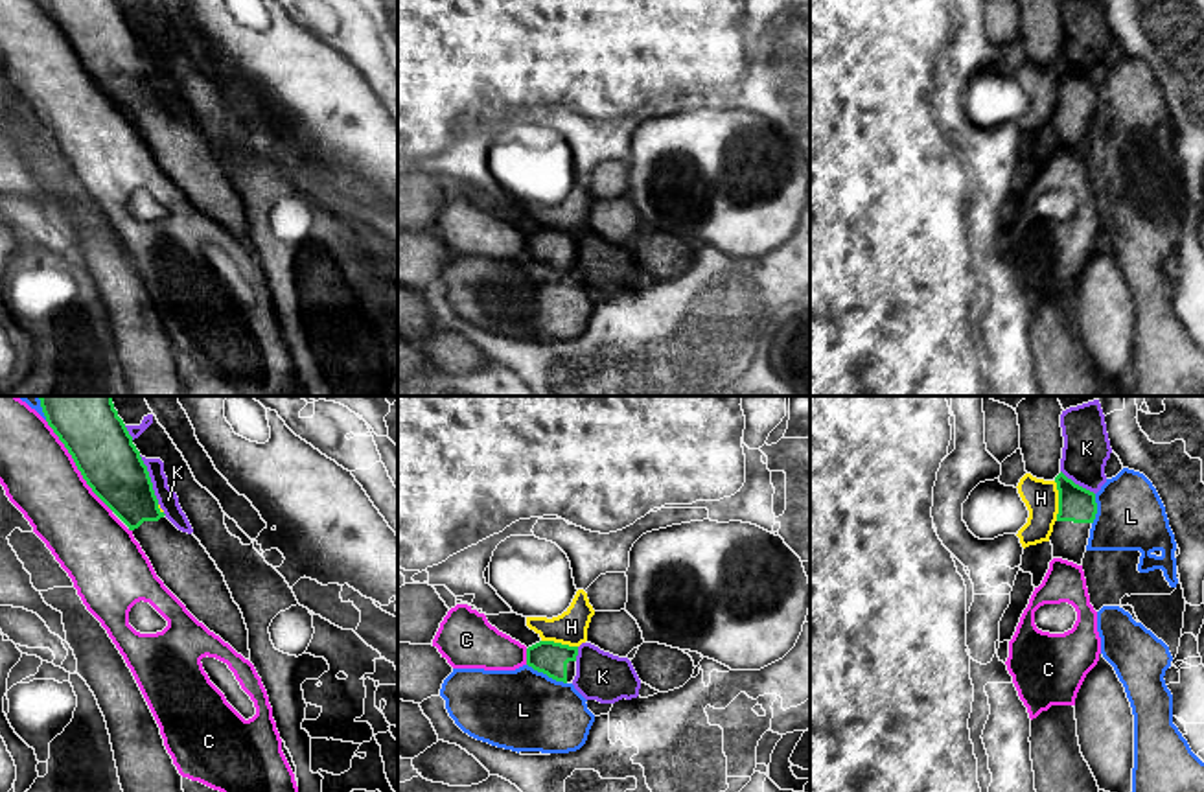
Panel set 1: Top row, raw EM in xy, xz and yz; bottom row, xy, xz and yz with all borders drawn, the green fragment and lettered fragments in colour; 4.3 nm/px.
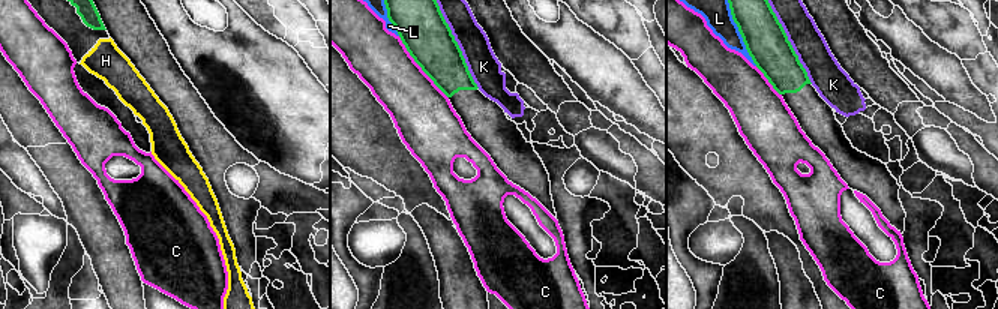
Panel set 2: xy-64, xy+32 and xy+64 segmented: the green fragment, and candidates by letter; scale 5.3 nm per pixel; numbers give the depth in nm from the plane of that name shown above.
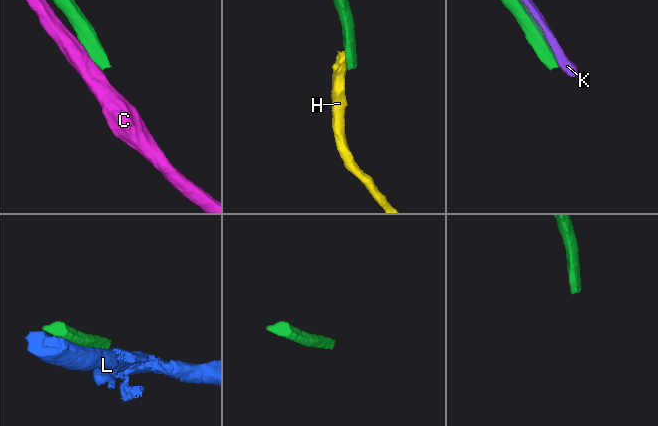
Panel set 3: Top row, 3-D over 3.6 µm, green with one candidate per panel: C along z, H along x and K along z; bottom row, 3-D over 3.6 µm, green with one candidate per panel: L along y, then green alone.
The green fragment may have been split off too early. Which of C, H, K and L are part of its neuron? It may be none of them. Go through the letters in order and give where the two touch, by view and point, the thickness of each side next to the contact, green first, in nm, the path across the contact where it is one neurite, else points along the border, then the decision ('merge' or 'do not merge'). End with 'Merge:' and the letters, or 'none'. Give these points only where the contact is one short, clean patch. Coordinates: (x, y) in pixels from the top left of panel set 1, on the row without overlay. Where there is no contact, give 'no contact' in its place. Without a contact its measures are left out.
C: meets green in xy at (76, 52); 280 nm thick on the green side, 320 nm on the other; do not merge
H: meets green in yz at (1059, 89); 160 nm thick on the green side, 150 nm on the other; border along yz (1053, 69), (1057, 78), (1057, 107); do not merge
K: meets green in xy at (150, 67); 280 nm thick on the green side, 90 nm on the other; do not merge
L: meets green in xz at (547, 262); 150 nm thick on the green side, 360 nm on the other; do not merge
Merge: none

